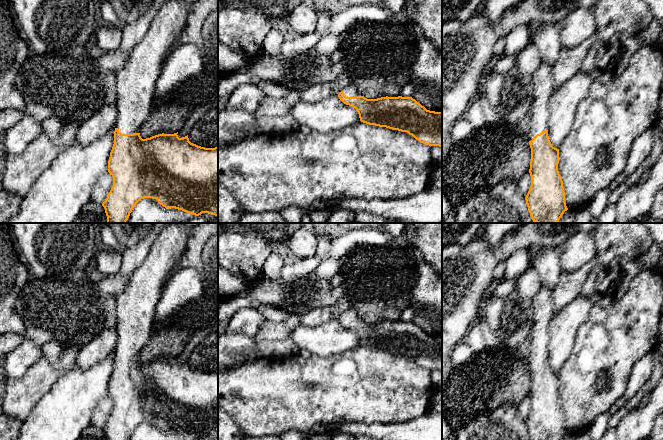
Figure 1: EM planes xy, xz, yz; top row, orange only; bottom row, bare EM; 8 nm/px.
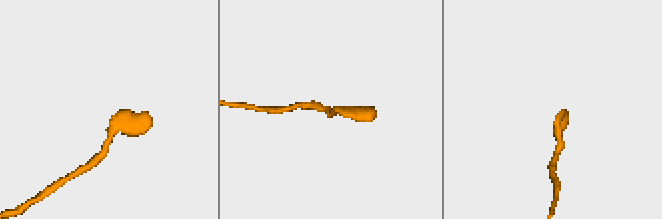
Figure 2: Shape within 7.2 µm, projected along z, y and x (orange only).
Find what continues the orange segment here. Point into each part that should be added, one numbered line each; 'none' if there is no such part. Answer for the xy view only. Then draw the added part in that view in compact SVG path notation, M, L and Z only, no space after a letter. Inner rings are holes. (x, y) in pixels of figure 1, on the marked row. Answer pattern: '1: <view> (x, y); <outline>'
1: xy (136, 81); M169 0L158 11L145 37L130 51L129 60L116 74L118 117L115 128L120 133L140 133L143 122L149 115L150 107L155 98L156 82L160 75L164 60L178 42L189 15L184 0Z

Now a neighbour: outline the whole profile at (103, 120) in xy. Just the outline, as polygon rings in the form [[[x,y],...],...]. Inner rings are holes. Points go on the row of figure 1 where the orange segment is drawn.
[[[103,105],[79,126],[76,132],[76,140],[83,146],[89,145],[106,132],[114,129],[117,117],[118,109],[116,105]]]

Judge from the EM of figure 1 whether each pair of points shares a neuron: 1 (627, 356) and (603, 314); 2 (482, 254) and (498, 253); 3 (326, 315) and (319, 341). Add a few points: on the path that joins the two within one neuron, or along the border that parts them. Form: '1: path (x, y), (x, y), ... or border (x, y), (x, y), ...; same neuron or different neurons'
1: path (617, 346), (614, 343), (613, 334), (605, 324); same neuron
2: path (486, 254), (494, 254); same neuron
3: border (332, 317), (315, 326), (301, 324); different neurons

